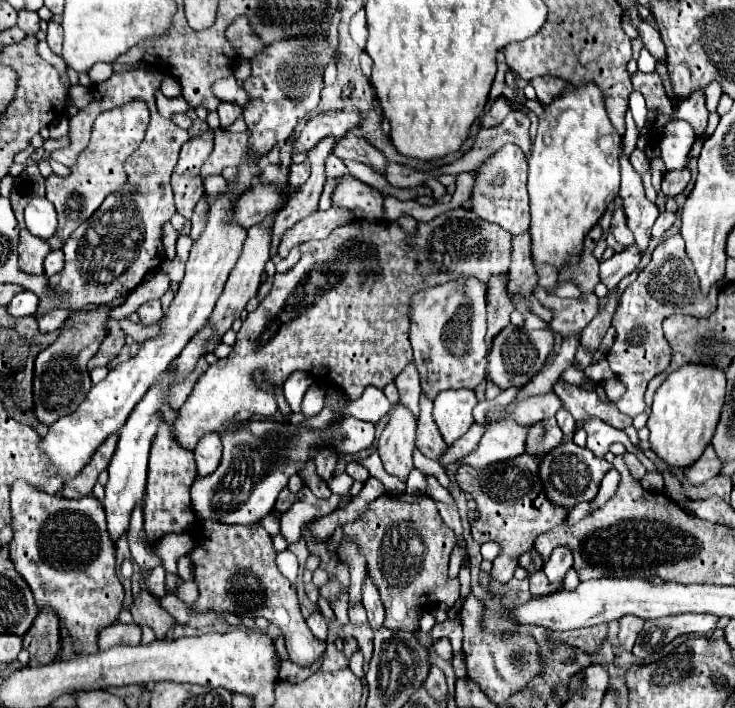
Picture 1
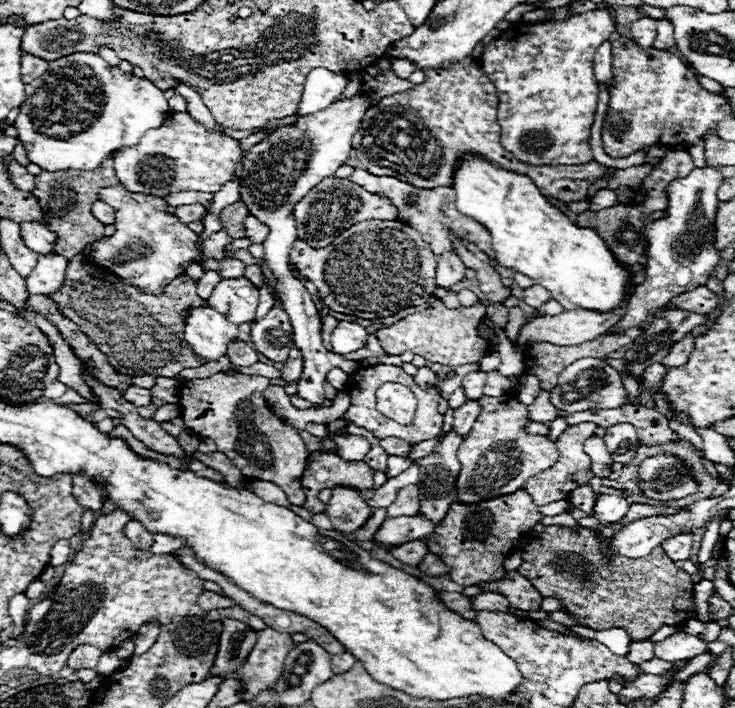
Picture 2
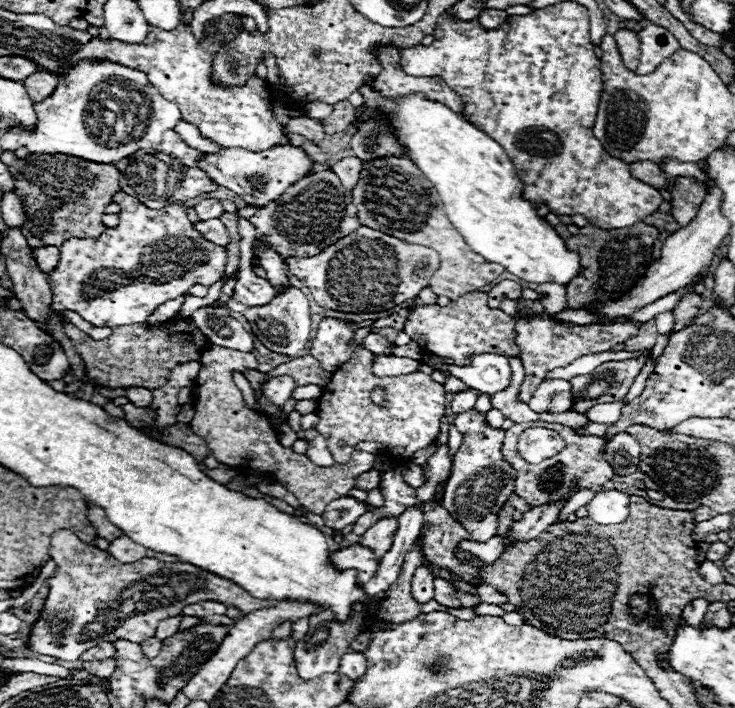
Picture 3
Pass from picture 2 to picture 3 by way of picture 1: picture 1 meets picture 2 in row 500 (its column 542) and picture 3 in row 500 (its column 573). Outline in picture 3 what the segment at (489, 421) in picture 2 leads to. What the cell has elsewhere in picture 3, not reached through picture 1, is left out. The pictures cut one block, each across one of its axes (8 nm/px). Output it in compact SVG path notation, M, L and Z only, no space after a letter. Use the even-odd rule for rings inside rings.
M466 410L464 414L454 416L454 424L464 434L462 446L456 452L452 466L452 476L444 486L442 506L456 518L470 534L474 542L486 542L498 532L498 512L514 492L514 472L500 454L504 442L502 428L490 428L486 424L486 414Z

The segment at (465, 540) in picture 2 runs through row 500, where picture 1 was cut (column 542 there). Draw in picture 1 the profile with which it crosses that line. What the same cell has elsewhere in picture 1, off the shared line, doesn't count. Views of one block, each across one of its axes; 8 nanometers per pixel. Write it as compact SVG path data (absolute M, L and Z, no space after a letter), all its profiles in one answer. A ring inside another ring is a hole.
M524 452L512 460L490 464L488 468L462 466L456 476L462 492L472 494L480 510L480 520L472 526L472 538L478 544L496 542L500 546L500 554L494 560L490 574L502 584L506 584L514 576L520 554L532 548L536 536L548 532L548 528L554 528L556 524L562 524L570 512L570 508L556 508L556 504L552 504L548 496L544 496L538 464L540 462L536 456L528 456Z

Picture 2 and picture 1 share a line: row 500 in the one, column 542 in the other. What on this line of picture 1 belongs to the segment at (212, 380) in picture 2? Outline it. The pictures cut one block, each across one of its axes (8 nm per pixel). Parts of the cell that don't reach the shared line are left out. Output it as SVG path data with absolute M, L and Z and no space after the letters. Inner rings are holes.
M536 286L536 298L554 312L552 318L552 330L562 332L562 336L568 336L570 332L580 332L588 326L588 320L598 310L598 298L596 294L584 294L586 302L572 300L572 298L558 298L548 294L544 288Z

